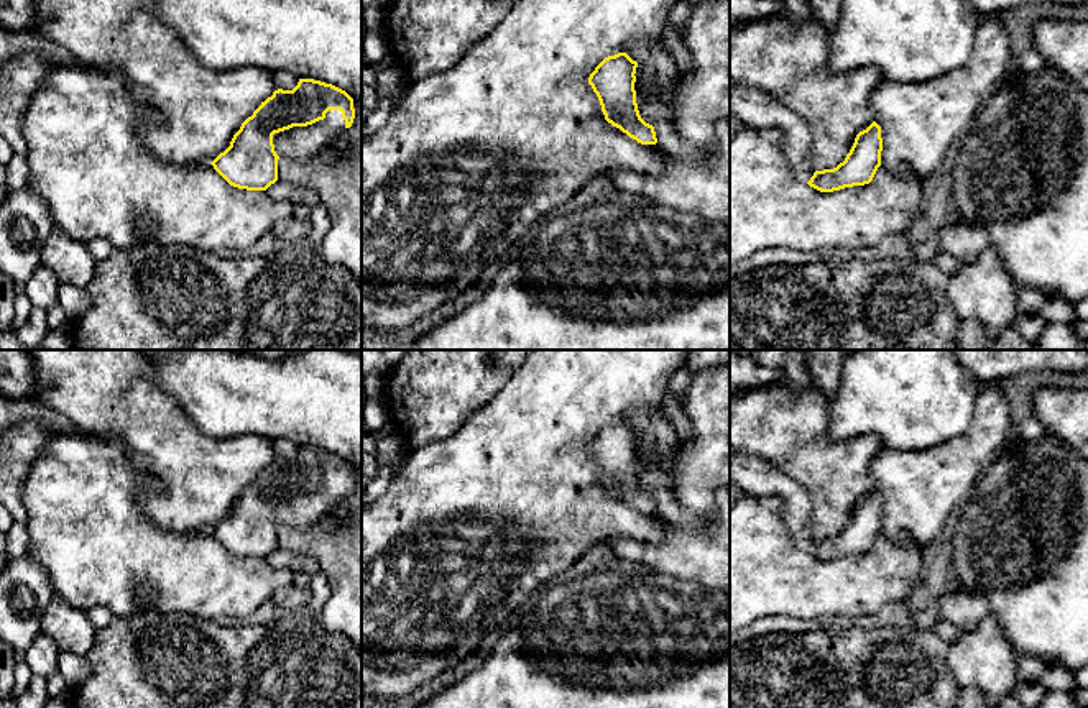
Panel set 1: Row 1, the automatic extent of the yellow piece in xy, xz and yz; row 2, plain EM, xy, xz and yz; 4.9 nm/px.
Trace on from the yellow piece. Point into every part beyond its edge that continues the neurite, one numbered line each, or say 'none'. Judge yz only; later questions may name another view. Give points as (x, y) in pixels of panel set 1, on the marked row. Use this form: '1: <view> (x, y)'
1: yz (755, 109)

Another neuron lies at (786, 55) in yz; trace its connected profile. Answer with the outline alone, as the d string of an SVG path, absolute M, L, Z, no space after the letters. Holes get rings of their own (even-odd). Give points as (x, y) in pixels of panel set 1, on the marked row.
M774 0L779 8L768 18L735 26L730 23L730 82L771 95L794 110L812 131L814 171L833 169L845 161L855 138L874 122L871 95L883 82L878 67L848 72L828 67L830 31L815 18L809 0Z

